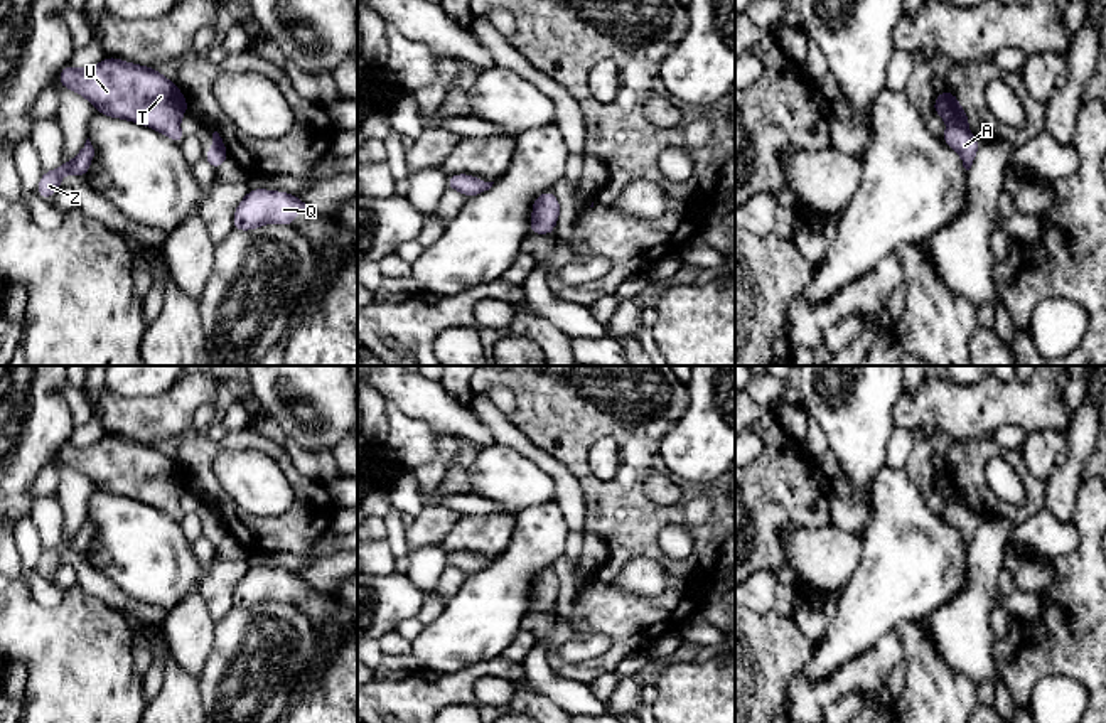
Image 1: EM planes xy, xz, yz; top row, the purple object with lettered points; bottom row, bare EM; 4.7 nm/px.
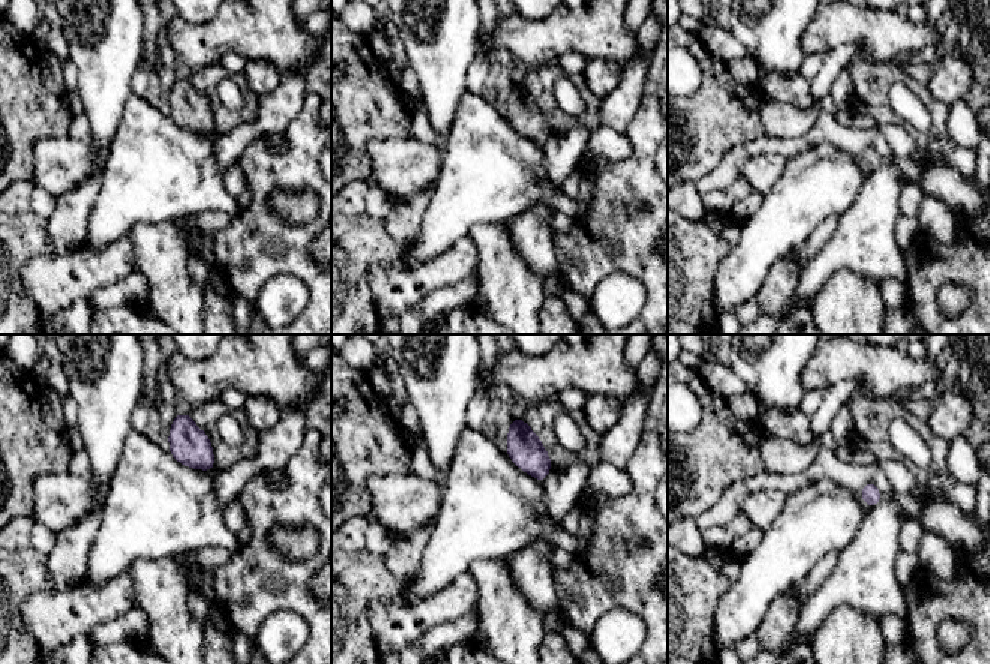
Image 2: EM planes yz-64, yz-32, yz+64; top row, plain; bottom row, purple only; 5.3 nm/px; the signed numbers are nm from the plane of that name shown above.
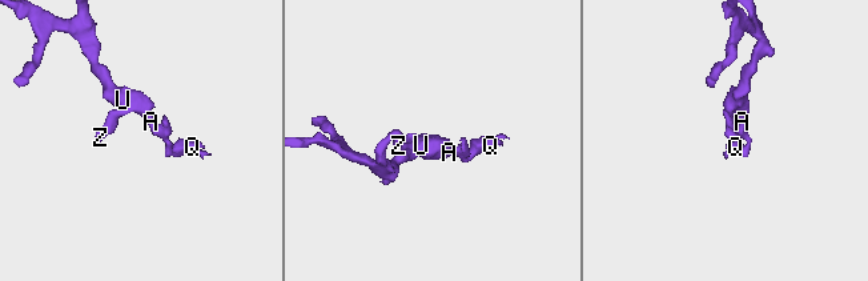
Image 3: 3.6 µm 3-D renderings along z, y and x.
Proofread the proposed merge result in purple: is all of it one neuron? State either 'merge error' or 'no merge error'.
no merge error

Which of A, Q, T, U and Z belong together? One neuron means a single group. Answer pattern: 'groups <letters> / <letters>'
groups A Q T U Z

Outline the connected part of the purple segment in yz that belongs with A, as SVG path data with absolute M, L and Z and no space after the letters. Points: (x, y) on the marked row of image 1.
M946 88L936 99L932 110L949 123L942 142L953 147L966 170L971 169L980 142L966 130L969 116L961 110L959 99Z

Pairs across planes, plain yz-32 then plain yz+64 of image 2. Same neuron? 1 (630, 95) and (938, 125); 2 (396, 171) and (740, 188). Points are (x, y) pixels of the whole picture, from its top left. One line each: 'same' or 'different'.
1: different
2: different

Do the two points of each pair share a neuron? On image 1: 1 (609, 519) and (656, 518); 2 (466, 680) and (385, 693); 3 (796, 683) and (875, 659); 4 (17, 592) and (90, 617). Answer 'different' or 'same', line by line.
1: same
2: same
3: same
4: same

